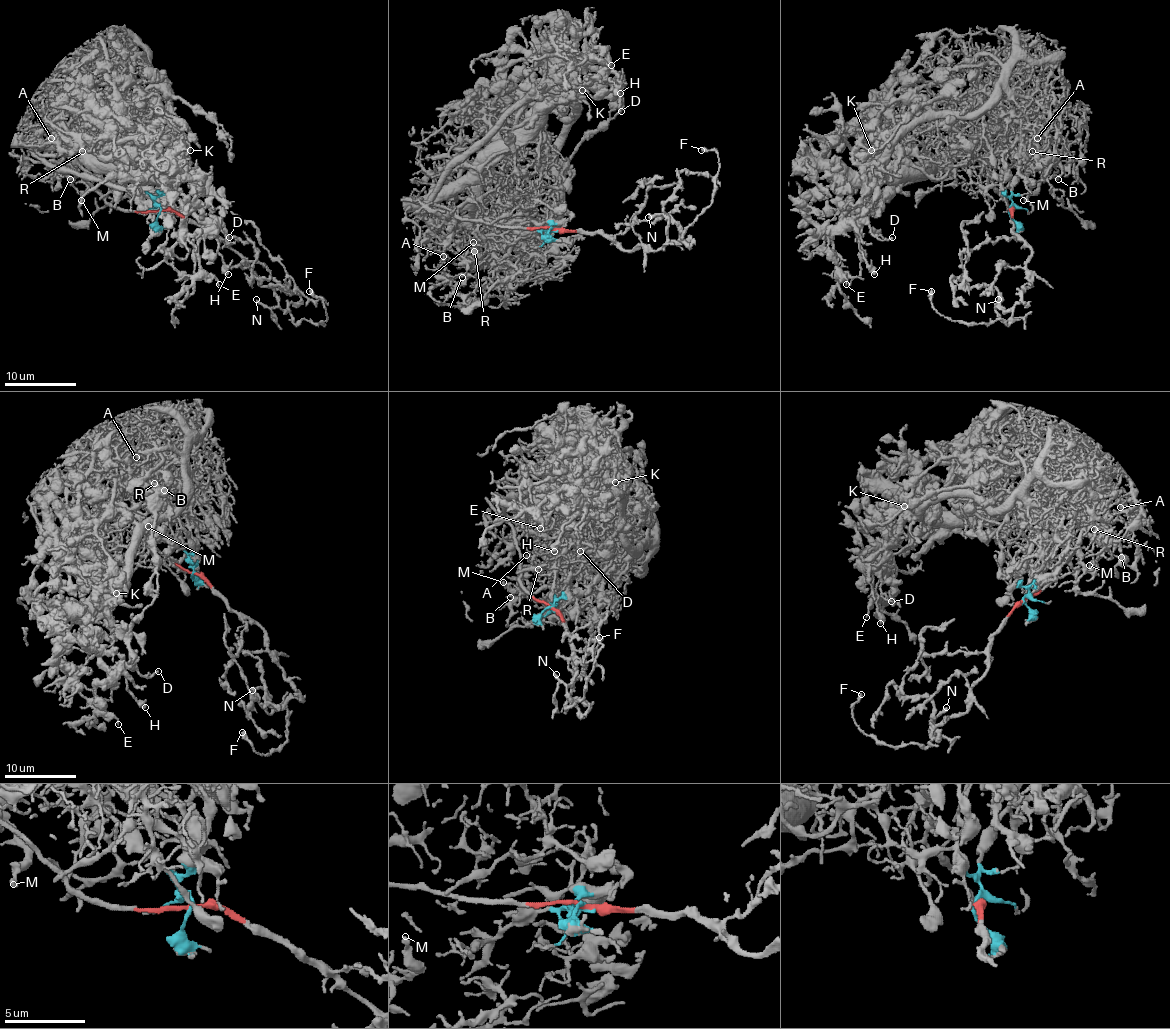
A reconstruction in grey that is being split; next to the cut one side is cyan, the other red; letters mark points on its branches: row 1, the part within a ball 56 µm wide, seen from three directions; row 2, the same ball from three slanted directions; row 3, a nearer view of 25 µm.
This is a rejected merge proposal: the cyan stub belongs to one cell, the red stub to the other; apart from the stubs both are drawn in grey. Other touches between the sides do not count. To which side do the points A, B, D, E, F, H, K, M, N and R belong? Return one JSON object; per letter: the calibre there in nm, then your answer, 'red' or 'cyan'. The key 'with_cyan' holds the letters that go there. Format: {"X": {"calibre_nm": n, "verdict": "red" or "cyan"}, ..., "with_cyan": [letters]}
{"A": {"calibre_nm": 200, "verdict": "cyan"}, "B": {"calibre_nm": 150, "verdict": "cyan"}, "D": {"calibre_nm": 180, "verdict": "cyan"}, "E": {"calibre_nm": 180, "verdict": "cyan"}, "F": {"calibre_nm": 400, "verdict": "red"}, "H": {"calibre_nm": 550, "verdict": "cyan"}, "K": {"calibre_nm": 240, "verdict": "cyan"}, "M": {"calibre_nm": 300, "verdict": "cyan"}, "N": {"calibre_nm": 320, "verdict": "red"}, "R": {"calibre_nm": 190, "verdict": "cyan"}, "with_cyan": ["A", "B", "D", "E", "H", "K", "M", "R"]}

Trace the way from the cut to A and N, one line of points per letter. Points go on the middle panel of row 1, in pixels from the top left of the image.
A: (552, 230), (513, 242), (477, 231), (508, 276), (483, 297), (441, 276), (443, 256)
N: (552, 230), (599, 231), (624, 249), (692, 242), (688, 244), (667, 215), (649, 217)

